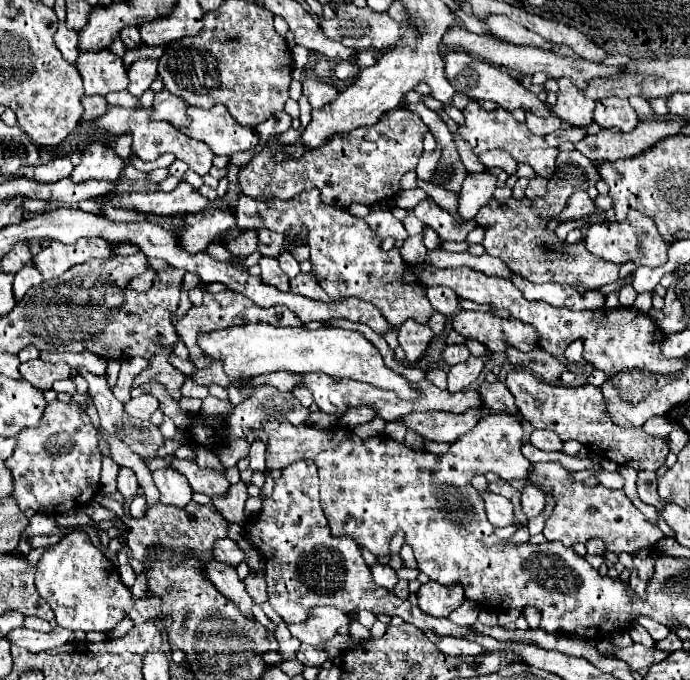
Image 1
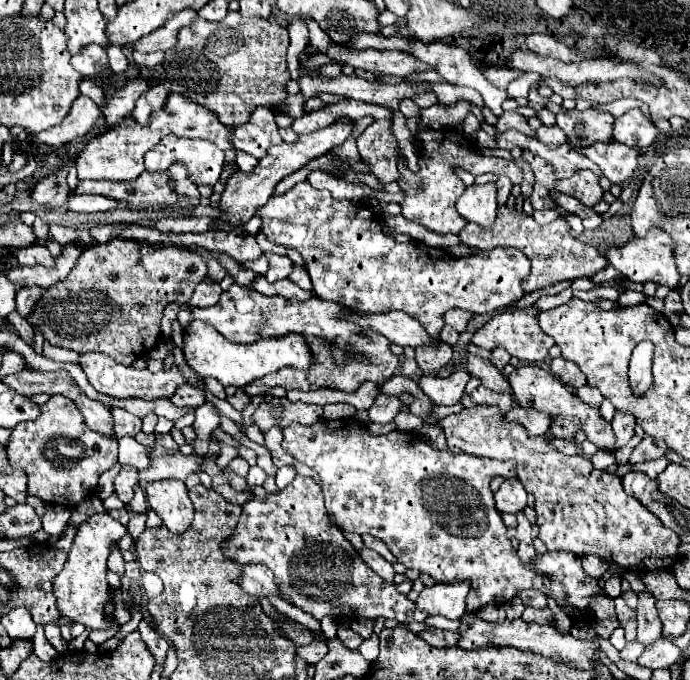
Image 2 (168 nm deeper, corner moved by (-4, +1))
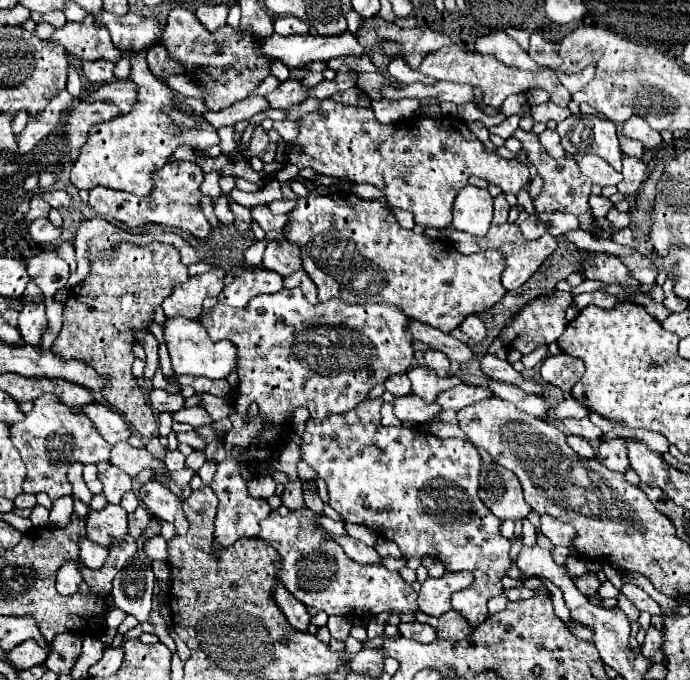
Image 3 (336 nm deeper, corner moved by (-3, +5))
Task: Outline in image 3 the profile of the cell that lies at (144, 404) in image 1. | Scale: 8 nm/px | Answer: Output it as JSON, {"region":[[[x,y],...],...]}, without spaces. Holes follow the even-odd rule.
{"region":[[[87,404],[77,408],[77,414],[85,414],[89,420],[93,420],[93,424],[97,426],[99,434],[109,442],[109,444],[117,444],[121,440],[127,440],[131,436],[131,430],[127,426],[127,422],[109,406],[103,404]]]}

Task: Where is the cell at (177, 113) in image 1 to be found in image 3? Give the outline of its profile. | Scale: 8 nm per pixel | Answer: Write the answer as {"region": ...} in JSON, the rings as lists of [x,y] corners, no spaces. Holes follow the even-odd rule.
{"region":[[[113,80],[99,86],[87,96],[85,102],[109,102],[115,104],[121,114],[127,114],[137,100],[137,86],[131,80]]]}

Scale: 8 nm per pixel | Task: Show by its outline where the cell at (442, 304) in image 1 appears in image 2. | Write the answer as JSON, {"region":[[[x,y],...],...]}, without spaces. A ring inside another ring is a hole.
{"region":[[[446,310],[446,314],[444,314],[444,322],[448,326],[452,326],[456,332],[464,332],[470,318],[472,318],[472,314],[468,310]]]}

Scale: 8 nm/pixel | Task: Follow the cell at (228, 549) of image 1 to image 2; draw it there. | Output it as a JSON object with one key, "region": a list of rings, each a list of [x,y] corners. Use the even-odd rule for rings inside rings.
{"region":[[[238,564],[242,568],[242,574],[238,578],[242,590],[246,590],[252,596],[280,596],[278,586],[274,582],[274,574],[266,566],[256,566],[256,564]]]}

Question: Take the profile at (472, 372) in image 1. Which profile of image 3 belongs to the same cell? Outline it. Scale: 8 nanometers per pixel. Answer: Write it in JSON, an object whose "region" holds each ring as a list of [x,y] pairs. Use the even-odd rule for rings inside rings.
{"region":[[[411,368],[407,372],[407,376],[409,376],[411,384],[413,384],[411,392],[417,394],[427,404],[435,402],[439,392],[461,384],[461,380],[457,376],[453,376],[453,378],[437,378],[437,374],[433,374],[433,370],[429,370],[429,368]]]}

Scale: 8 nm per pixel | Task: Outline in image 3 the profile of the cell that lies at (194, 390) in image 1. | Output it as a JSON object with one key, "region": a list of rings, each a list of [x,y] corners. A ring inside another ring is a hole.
{"region":[[[151,390],[149,392],[149,406],[155,412],[177,412],[183,406],[183,396],[181,394],[169,394],[165,390]]]}

